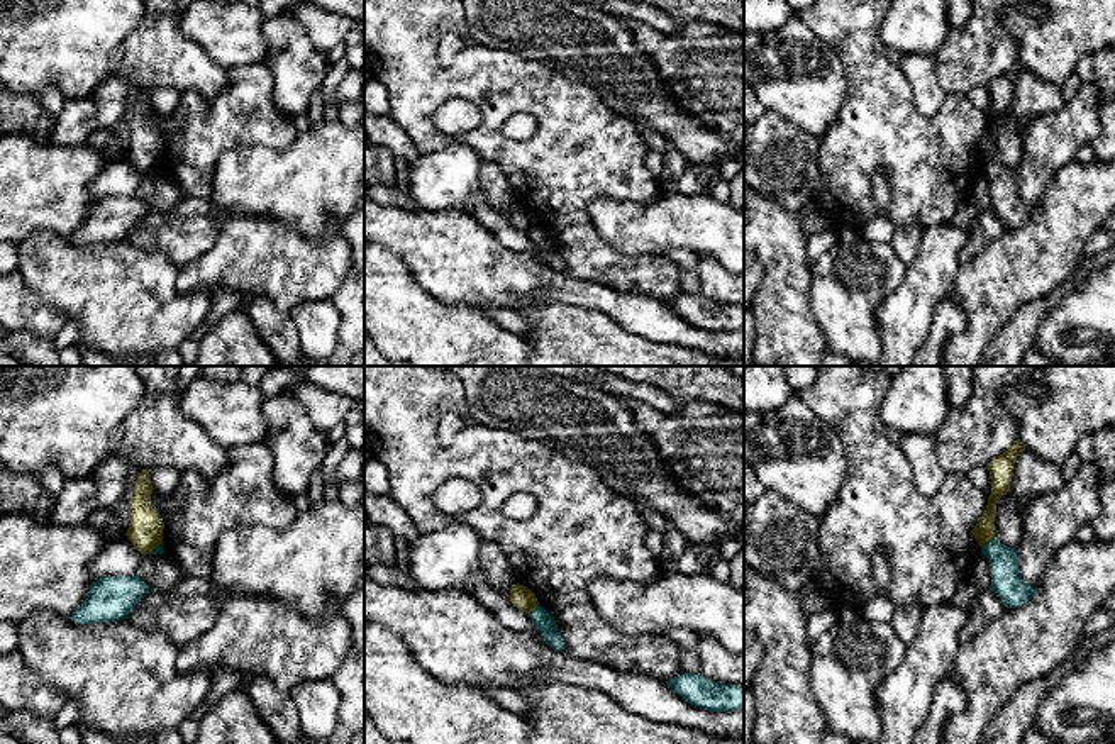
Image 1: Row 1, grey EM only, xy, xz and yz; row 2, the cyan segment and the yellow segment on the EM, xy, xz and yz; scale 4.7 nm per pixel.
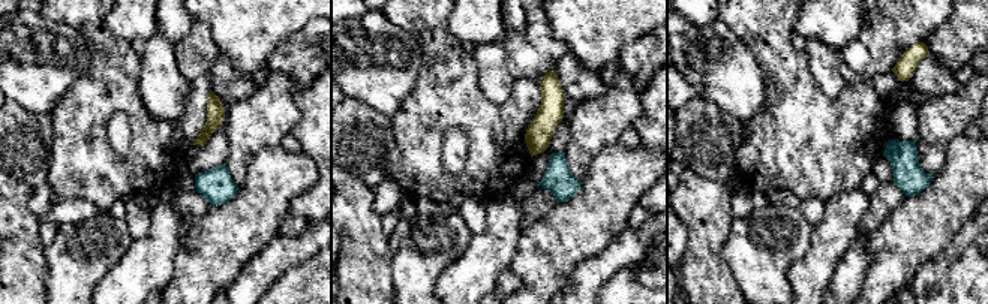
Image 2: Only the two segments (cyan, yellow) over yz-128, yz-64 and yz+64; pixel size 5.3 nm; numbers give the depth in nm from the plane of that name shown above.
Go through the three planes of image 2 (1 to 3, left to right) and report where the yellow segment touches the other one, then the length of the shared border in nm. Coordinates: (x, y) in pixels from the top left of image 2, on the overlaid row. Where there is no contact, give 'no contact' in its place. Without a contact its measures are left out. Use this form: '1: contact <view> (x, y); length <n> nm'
1: no contact
2: no contact
3: no contact

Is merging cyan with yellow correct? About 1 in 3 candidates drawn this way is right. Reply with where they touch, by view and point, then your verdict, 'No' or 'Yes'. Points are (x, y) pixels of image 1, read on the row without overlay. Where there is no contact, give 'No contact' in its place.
Touches cyan at yz (988, 161). No

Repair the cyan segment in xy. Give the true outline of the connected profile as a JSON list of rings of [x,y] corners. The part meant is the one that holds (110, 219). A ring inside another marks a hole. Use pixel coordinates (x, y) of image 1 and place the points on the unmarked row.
[[[136,195],[97,198],[69,239],[75,244],[119,242],[147,214],[147,205]]]

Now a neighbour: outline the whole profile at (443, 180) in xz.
[[[449,146],[422,154],[408,168],[407,195],[422,210],[464,210],[466,200],[481,192],[483,158],[468,146]]]

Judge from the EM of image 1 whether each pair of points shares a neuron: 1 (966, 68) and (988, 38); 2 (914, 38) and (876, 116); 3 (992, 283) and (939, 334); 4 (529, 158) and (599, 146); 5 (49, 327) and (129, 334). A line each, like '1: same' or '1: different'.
1: same
2: different
3: different
4: same
5: different

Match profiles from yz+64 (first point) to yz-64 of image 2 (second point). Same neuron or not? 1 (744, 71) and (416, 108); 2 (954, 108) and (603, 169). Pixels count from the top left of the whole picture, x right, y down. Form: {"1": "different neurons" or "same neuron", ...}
{"1": "different neurons", "2": "different neurons"}

